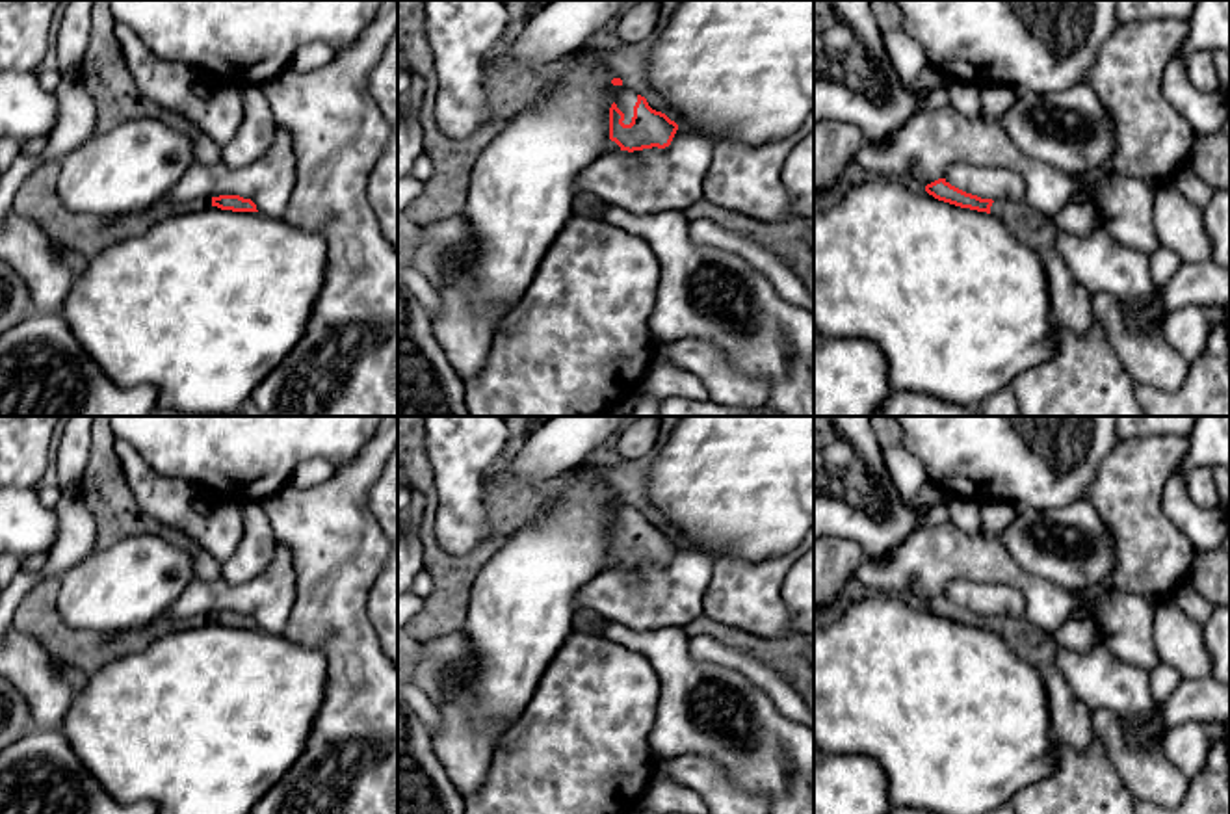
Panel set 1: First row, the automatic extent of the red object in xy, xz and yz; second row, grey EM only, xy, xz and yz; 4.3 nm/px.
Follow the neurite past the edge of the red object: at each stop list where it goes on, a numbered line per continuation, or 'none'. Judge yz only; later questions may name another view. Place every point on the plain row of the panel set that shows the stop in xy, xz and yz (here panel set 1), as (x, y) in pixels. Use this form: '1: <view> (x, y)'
1: yz (1030, 643)

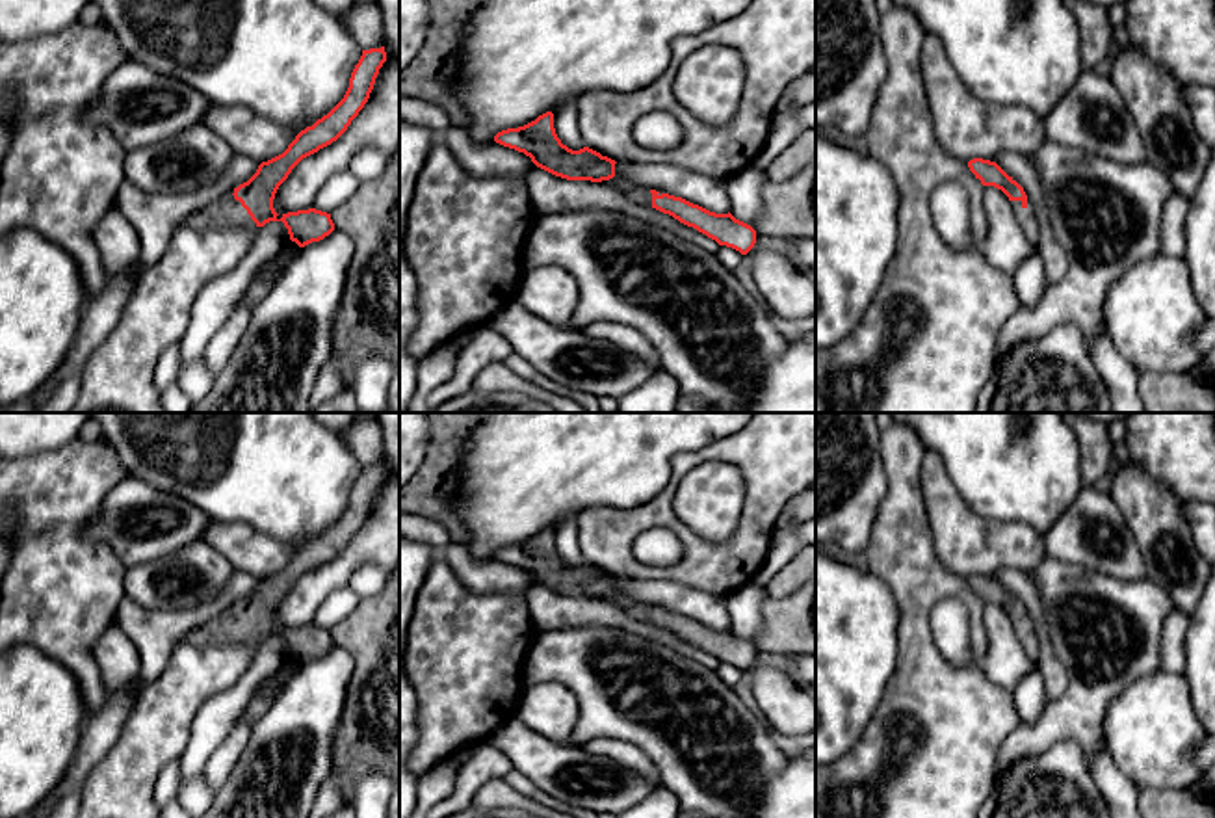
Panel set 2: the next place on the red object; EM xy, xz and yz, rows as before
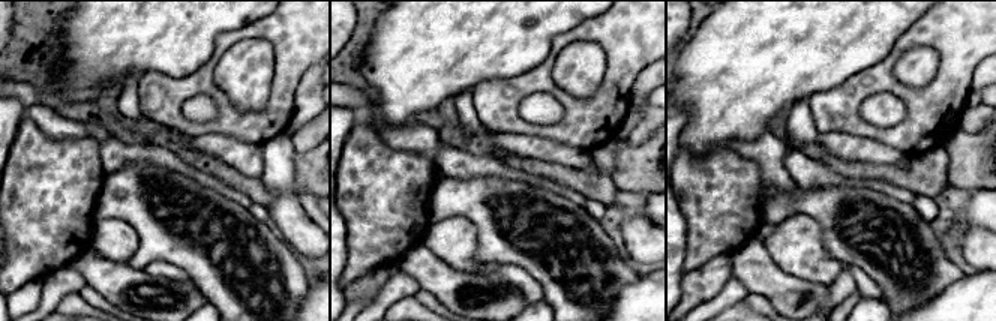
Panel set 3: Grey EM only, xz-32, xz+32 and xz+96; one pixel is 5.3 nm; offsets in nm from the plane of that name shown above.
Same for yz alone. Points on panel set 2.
1: yz (1026, 633)

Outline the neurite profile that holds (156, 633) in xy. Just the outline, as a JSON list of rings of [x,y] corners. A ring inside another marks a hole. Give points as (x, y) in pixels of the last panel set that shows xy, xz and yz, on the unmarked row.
[[[234,571],[216,599],[188,610],[145,610],[124,599],[117,608],[115,623],[130,636],[141,654],[139,680],[149,684],[158,679],[173,649],[186,641],[191,630],[247,599],[258,582],[256,576]]]

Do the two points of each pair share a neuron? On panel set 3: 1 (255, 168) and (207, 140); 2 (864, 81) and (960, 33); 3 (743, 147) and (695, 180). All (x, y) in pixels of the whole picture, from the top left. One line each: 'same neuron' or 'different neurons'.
1: same neuron
2: same neuron
3: different neurons

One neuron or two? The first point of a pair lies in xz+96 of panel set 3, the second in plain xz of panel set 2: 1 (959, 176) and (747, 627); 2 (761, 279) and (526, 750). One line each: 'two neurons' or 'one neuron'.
1: two neurons
2: one neuron

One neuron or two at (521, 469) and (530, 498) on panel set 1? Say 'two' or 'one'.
two

